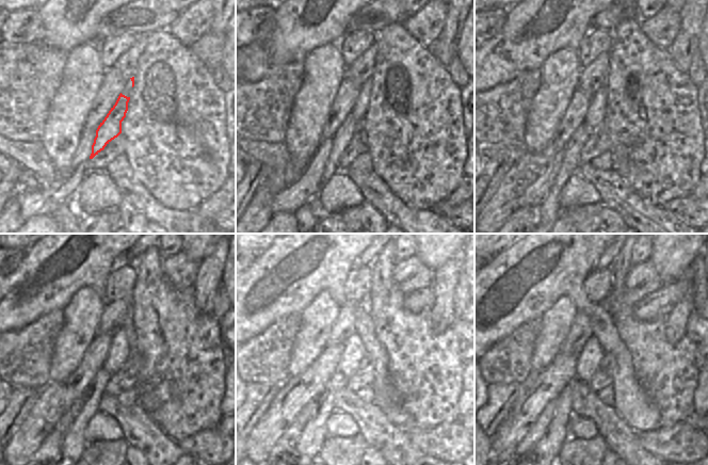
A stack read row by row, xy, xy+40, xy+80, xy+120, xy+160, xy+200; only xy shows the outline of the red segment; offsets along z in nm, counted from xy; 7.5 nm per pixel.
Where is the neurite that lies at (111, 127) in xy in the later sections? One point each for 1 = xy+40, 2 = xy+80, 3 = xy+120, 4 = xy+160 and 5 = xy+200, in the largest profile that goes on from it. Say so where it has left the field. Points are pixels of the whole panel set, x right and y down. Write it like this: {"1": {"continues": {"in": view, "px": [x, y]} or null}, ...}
{"1": {"continues": {"in": "xy+40", "px": [342, 137]}}, "2": {"continues": {"in": "xy+80", "px": [549, 211]}}, "3": {"continues": {"in": "xy+120", "px": [74, 443]}}, "4": {"continues": {"in": "xy+160", "px": [311, 441]}}, "5": {"continues": {"in": "xy+200", "px": [546, 450]}}}

